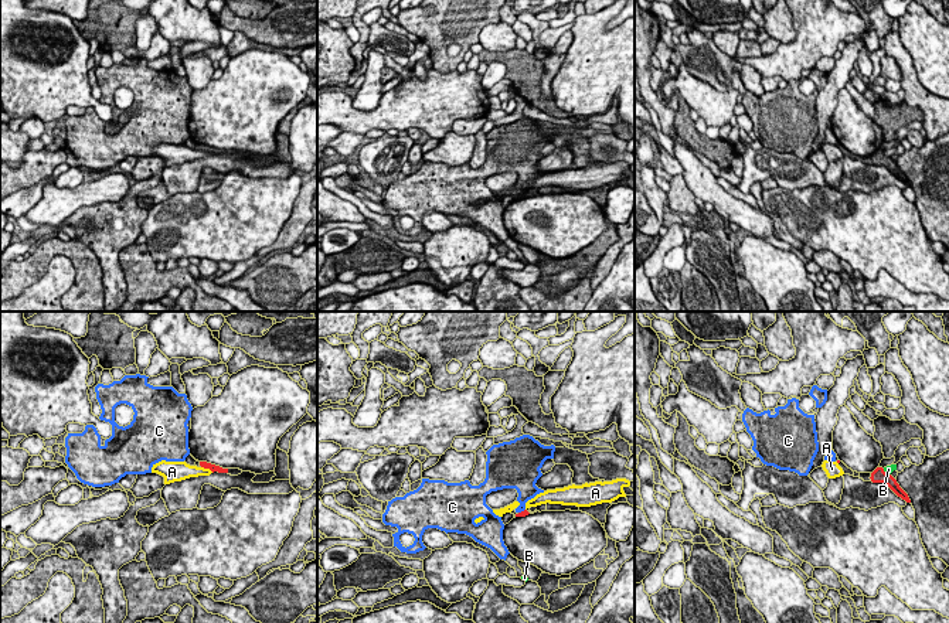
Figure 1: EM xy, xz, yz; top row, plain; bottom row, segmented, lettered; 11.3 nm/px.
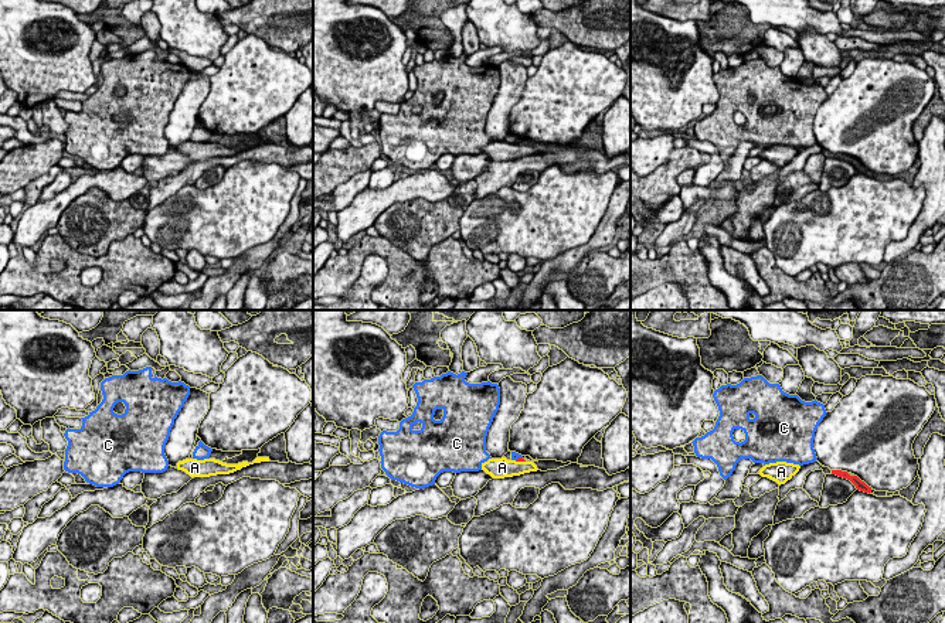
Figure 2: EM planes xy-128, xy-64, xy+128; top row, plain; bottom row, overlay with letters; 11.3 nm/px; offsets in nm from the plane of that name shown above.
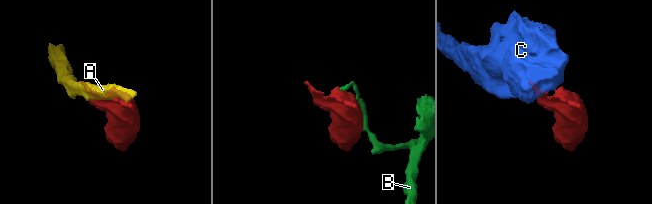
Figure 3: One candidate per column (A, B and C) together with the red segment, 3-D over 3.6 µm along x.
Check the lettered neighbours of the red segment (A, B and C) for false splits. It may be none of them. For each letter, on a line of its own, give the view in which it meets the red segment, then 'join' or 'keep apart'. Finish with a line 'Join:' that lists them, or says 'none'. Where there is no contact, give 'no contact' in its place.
A: xy | keep apart
B: yz | keep apart
C: xz | keep apart
Join: none

